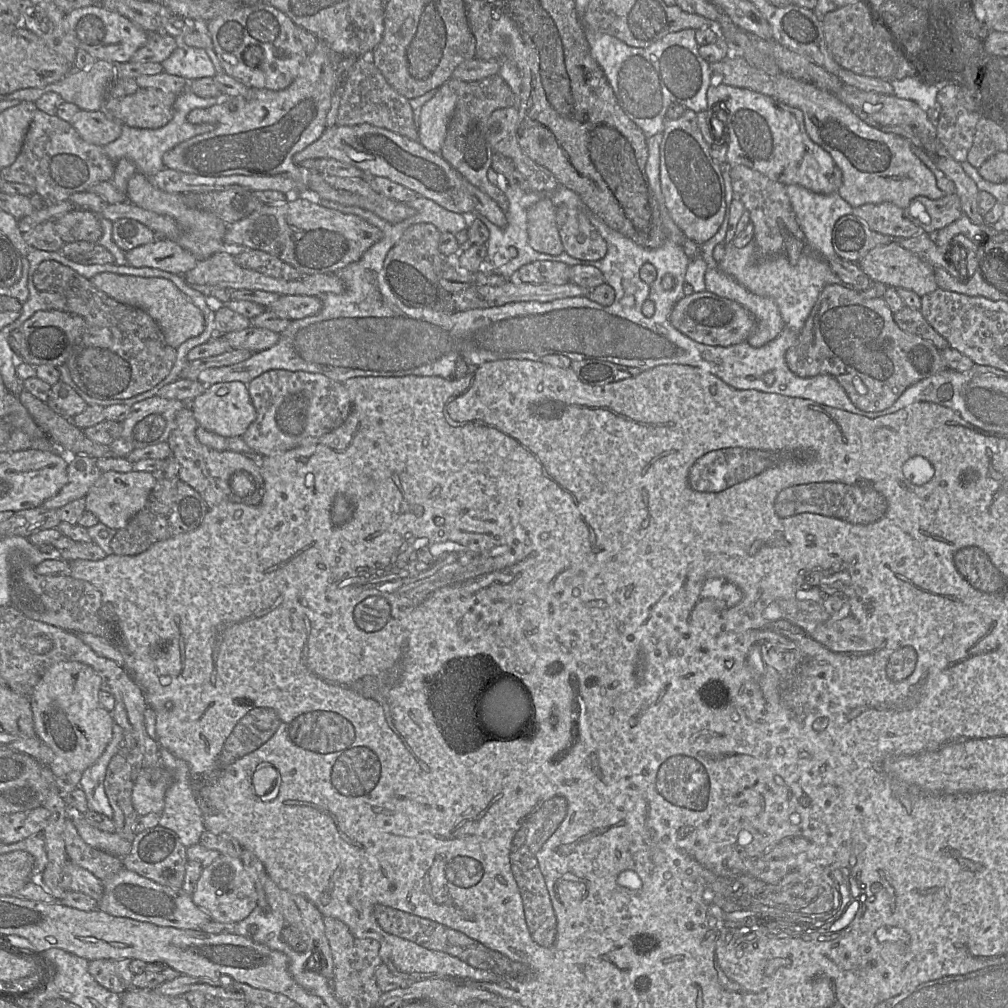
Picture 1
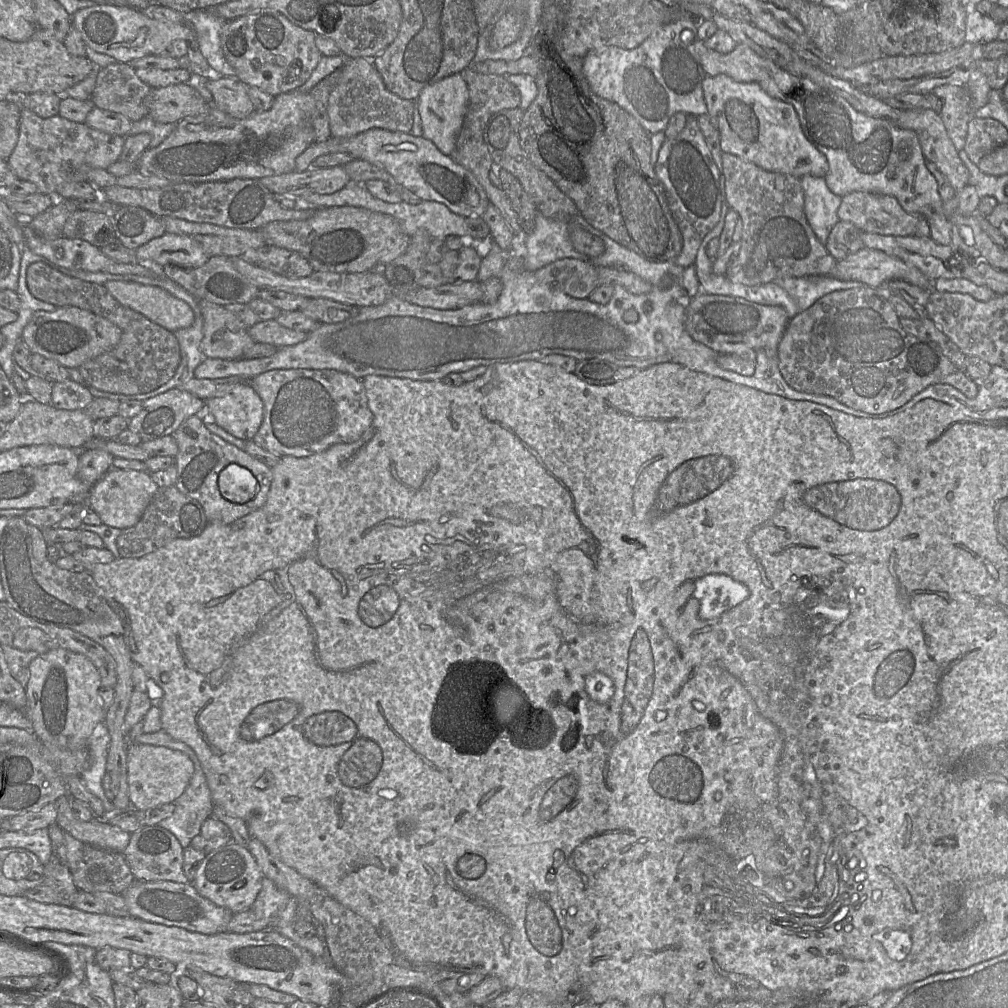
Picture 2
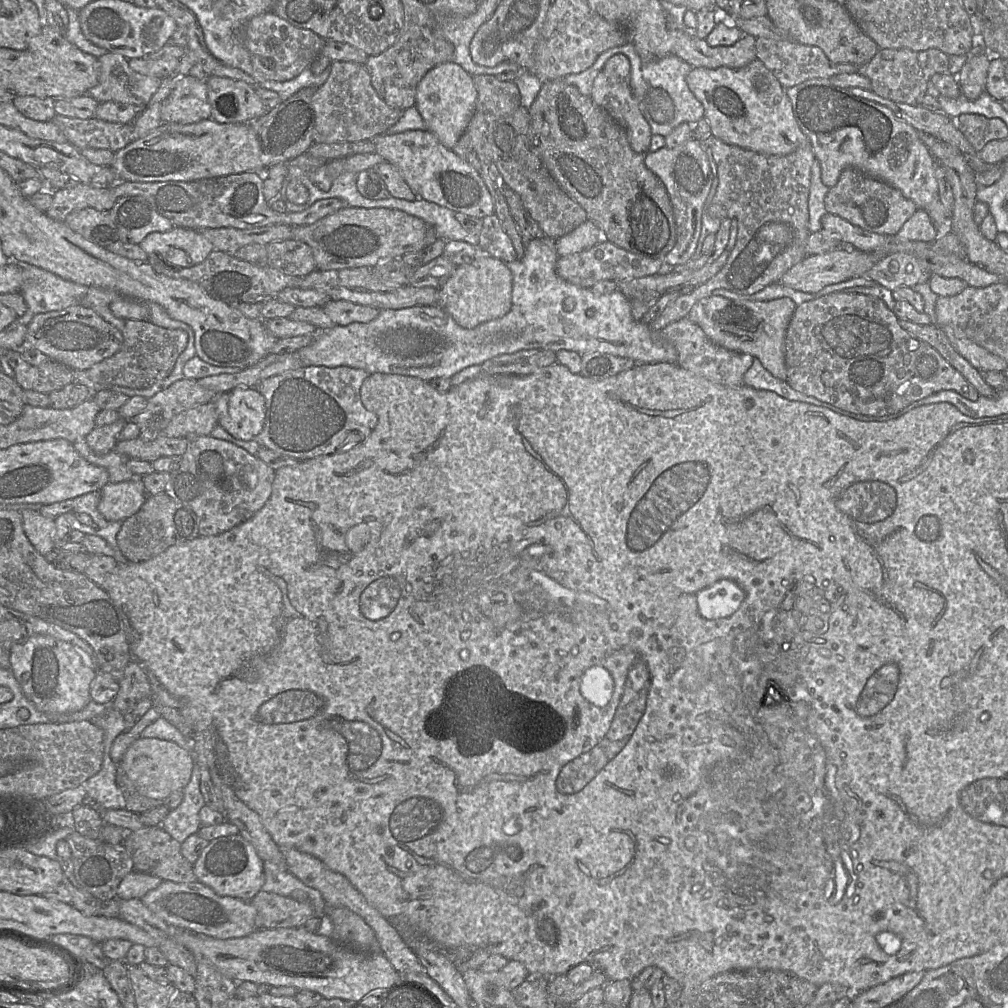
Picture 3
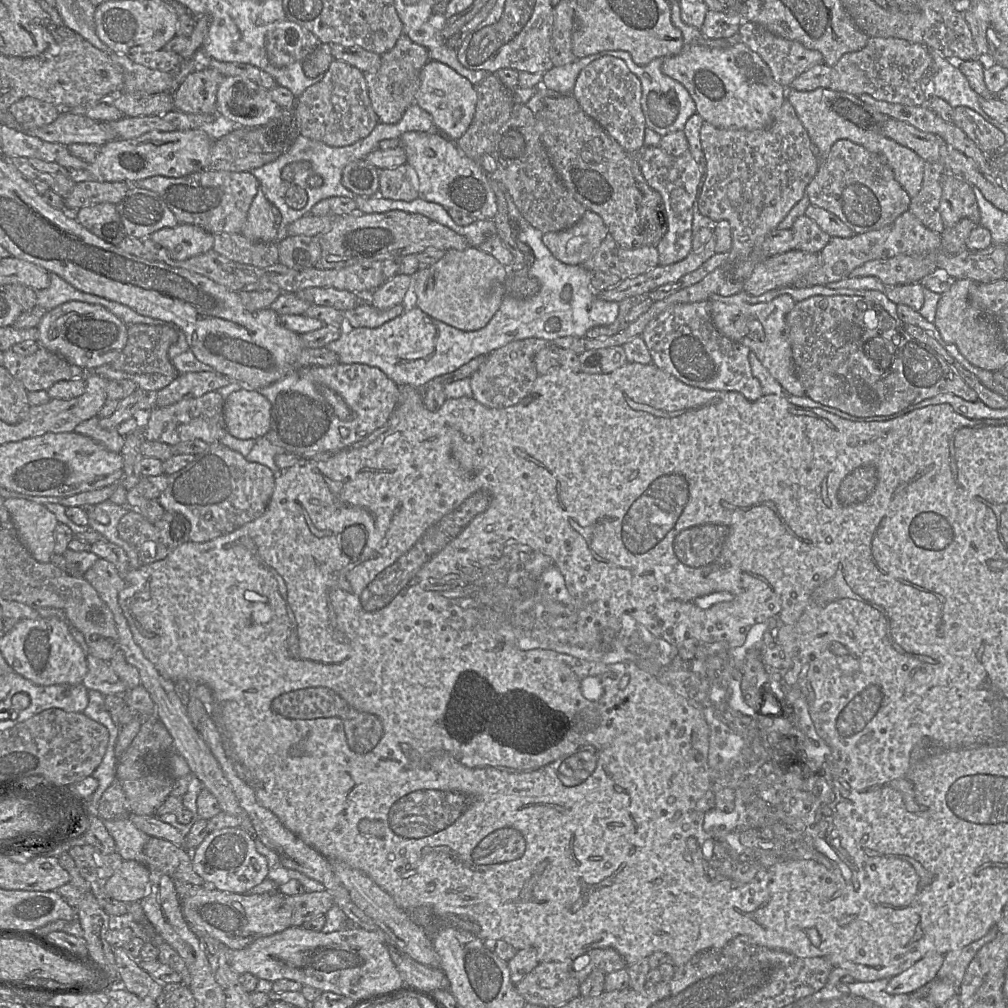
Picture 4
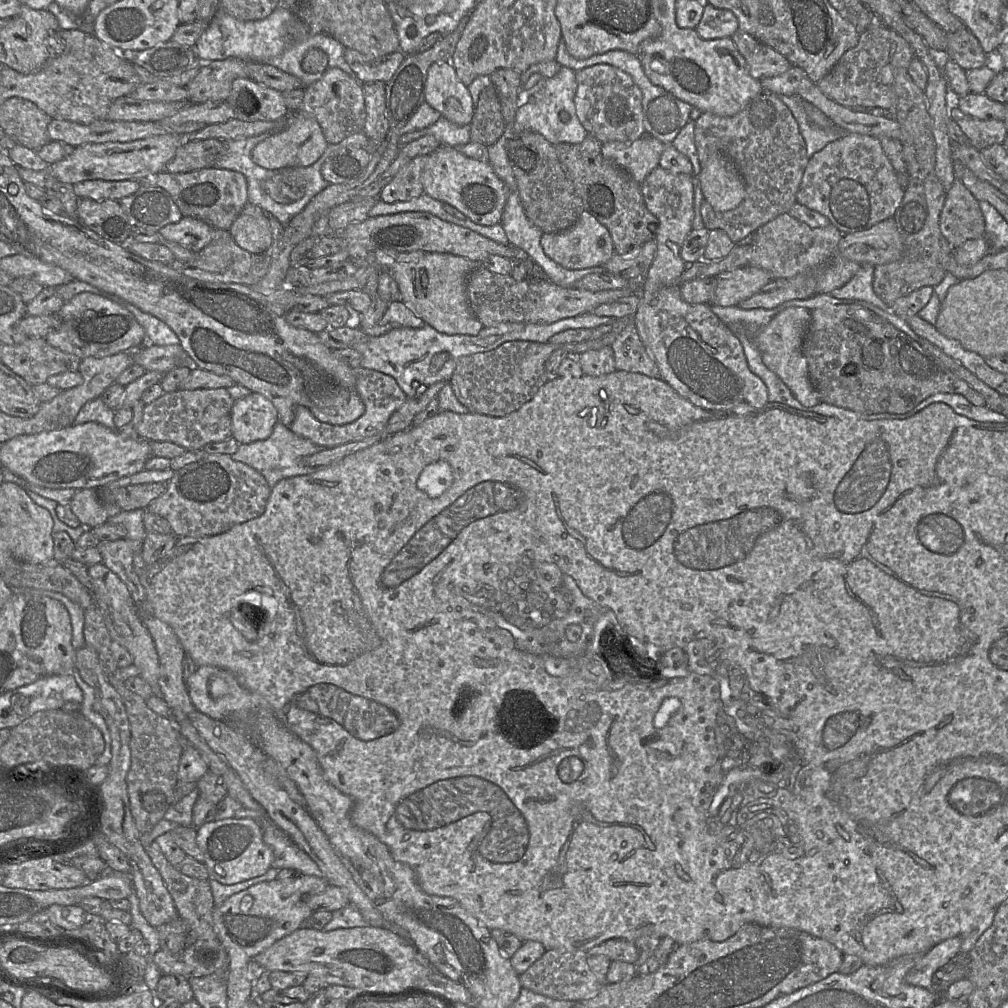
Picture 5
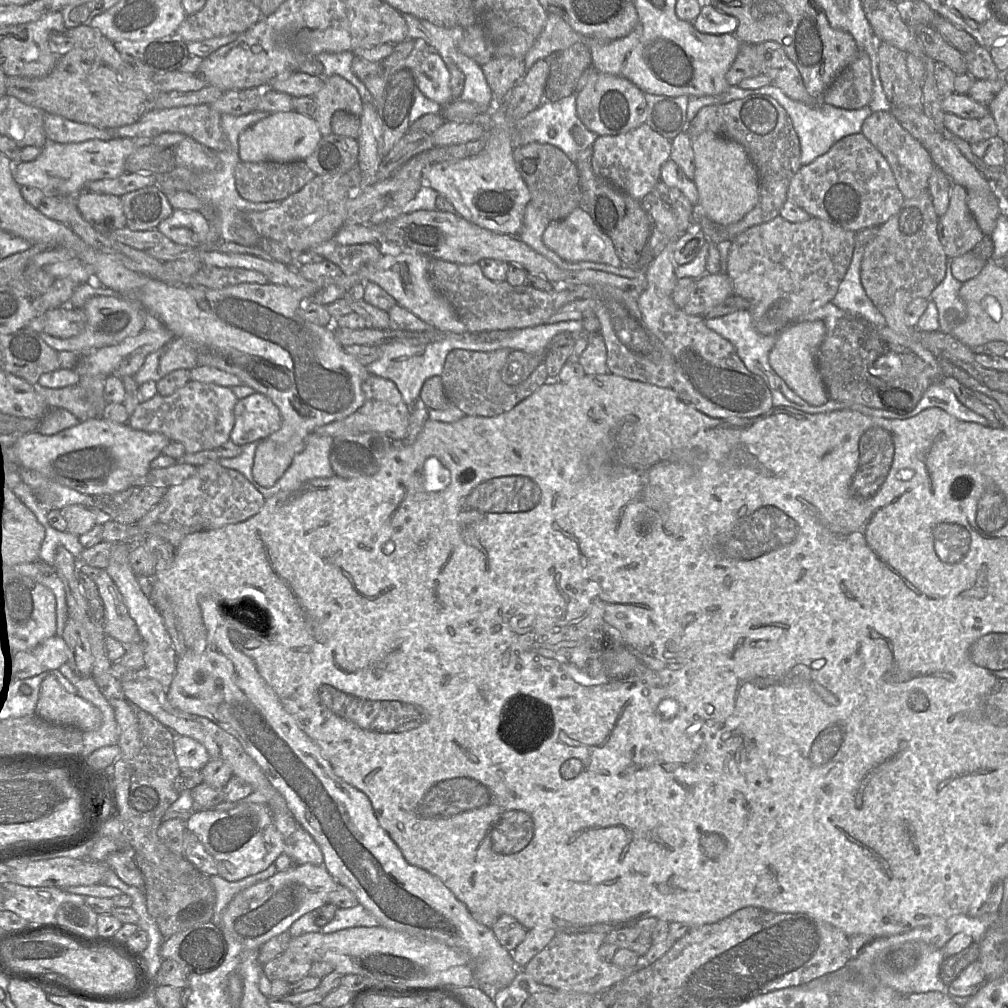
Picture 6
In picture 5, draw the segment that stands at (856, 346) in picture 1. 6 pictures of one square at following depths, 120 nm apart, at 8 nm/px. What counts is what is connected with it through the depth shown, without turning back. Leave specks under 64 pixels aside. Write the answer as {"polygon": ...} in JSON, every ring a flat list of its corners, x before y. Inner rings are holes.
{"polygon":[[826,304,809,311,812,318,803,340,802,351,807,359,810,381,821,402,861,414,905,414,934,394,952,393,963,395,975,406,986,405,984,397,966,381,952,373,917,341,871,311,854,304]]}

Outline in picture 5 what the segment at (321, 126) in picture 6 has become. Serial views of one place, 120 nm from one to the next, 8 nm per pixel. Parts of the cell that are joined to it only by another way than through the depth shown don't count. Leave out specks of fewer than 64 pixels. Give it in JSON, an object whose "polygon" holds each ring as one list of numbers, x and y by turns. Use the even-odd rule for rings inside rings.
{"polygon":[[327,68,320,80,305,88,303,102,296,112,314,118,327,142,337,144,363,130,366,120,363,85,340,68]]}

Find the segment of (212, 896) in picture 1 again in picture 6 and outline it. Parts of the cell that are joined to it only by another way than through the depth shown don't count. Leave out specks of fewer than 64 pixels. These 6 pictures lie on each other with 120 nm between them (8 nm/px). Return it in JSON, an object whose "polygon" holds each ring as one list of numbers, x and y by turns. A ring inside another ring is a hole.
{"polygon":[[242,803,236,808,222,810,195,810,186,821,186,827,213,857,218,875,236,882,264,871,283,853,284,843,267,805]]}

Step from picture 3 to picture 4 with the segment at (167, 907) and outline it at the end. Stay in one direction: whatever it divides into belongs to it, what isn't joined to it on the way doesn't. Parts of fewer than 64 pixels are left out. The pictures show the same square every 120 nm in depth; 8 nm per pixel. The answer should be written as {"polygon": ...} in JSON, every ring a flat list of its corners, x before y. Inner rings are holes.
{"polygon":[[213,885,200,887,181,901,184,919,192,930,202,930,221,941,230,950,243,949,255,940,291,927,290,907,282,893,236,894,220,891]]}

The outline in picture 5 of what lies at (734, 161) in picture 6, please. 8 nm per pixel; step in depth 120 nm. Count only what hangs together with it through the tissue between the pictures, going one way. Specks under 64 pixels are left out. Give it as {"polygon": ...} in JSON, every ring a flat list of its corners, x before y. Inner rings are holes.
{"polygon":[[712,154,698,175,704,200,715,210,735,209,744,199,745,186,734,163,722,154]]}

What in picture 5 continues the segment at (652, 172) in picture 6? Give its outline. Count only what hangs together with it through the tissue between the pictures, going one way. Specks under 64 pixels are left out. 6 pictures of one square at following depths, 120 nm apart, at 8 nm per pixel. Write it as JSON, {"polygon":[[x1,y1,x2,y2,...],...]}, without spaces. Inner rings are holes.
{"polygon":[[644,136,633,142,609,141,602,144,602,155,626,170,642,184,648,174,659,166,666,144,654,136]]}

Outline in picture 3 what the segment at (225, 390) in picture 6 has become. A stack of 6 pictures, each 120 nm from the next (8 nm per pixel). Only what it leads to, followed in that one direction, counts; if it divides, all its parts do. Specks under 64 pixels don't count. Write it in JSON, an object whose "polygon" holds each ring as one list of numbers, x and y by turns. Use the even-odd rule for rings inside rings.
{"polygon":[[213,400,175,415,160,434,169,438,207,436,217,424,218,416]]}

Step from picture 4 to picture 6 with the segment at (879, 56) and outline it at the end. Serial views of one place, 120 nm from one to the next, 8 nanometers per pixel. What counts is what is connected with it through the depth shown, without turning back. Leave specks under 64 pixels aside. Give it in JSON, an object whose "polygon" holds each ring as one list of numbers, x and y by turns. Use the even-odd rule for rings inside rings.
{"polygon":[[859,51,854,62,847,66,826,89,822,102,847,110,869,105,873,78,871,60,865,51]]}

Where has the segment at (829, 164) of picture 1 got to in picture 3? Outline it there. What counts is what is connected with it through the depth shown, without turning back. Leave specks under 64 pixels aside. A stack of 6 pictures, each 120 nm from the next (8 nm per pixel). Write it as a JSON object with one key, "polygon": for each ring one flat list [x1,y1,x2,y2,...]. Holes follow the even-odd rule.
{"polygon":[[758,58,738,69,693,67,686,81,704,107,713,136,727,144,764,155,787,155,810,141,794,117,786,89]]}

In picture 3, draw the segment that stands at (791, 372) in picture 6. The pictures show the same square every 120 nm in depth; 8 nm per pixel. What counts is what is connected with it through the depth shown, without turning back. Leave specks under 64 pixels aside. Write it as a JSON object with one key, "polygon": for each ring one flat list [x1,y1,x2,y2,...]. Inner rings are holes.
{"polygon":[[711,295,696,302,686,317,696,323,713,343,758,358,773,376,785,381,785,334,795,309,795,303,788,297,771,301,748,301]]}

